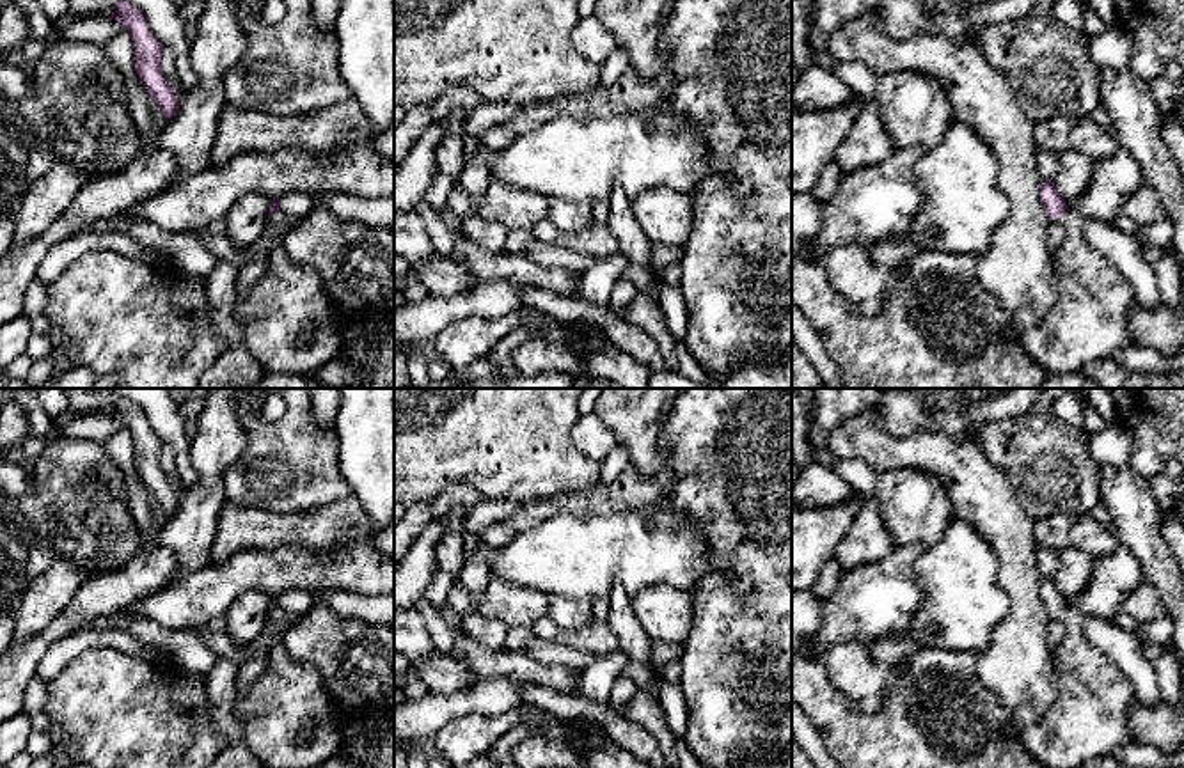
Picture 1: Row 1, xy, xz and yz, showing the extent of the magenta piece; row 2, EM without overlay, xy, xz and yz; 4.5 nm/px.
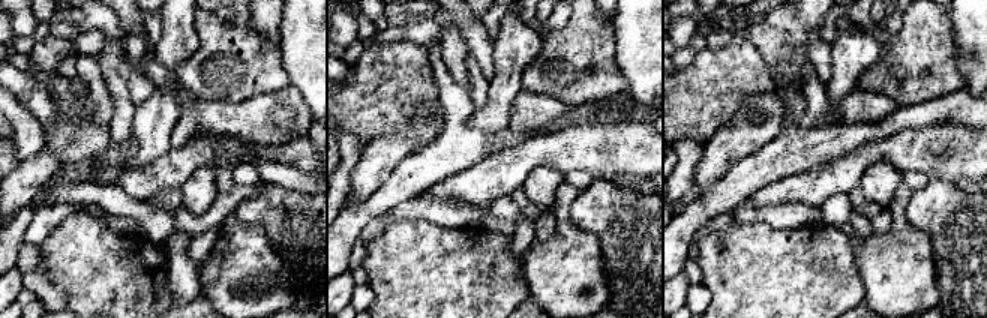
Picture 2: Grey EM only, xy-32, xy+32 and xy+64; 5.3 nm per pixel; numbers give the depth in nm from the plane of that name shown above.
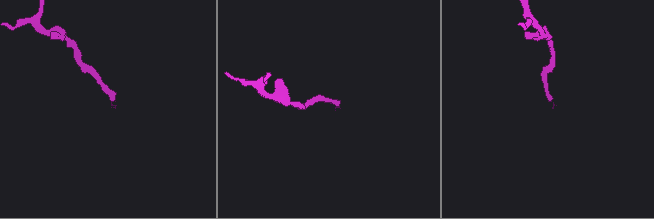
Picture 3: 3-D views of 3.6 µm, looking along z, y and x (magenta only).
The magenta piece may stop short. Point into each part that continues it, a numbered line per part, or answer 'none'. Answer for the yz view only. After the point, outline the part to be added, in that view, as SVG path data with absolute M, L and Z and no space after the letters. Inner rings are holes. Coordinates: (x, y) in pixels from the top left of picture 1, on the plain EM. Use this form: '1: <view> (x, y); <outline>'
1: yz (1087, 720); M1062 610L1065 640L1051 649L1053 704L1019 736L1046 768L1085 768L1133 741L1127 709L1134 686L1124 670L1083 633L1083 615Z

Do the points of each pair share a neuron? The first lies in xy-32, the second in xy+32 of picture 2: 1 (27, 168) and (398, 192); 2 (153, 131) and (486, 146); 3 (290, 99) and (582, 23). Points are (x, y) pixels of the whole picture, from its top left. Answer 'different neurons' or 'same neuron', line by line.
1: different neurons
2: different neurons
3: different neurons

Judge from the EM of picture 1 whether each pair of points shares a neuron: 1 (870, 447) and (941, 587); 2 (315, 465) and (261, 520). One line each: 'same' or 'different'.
1: different
2: different

